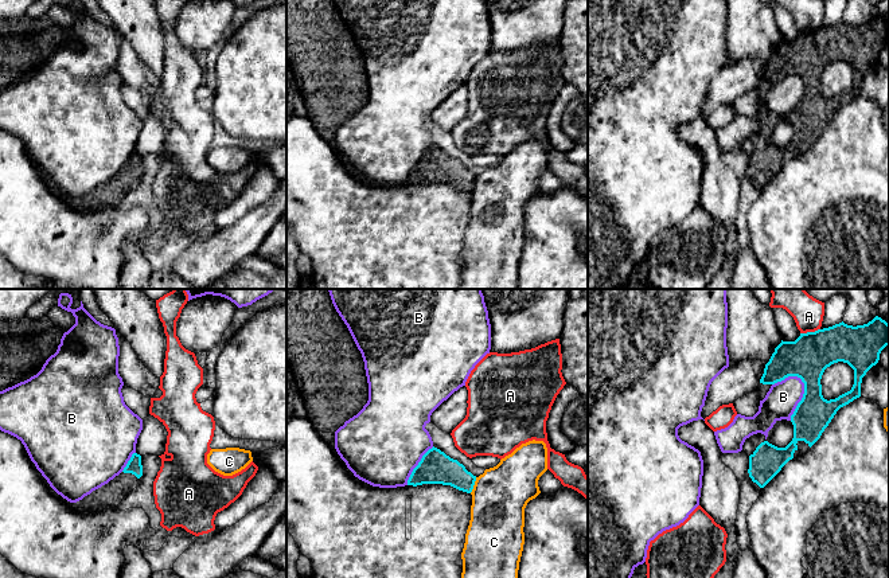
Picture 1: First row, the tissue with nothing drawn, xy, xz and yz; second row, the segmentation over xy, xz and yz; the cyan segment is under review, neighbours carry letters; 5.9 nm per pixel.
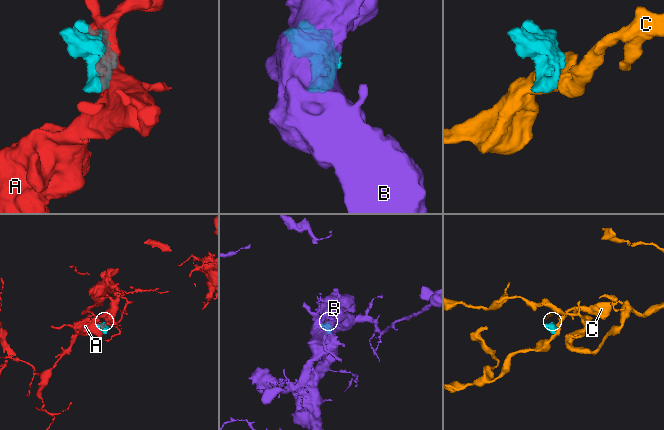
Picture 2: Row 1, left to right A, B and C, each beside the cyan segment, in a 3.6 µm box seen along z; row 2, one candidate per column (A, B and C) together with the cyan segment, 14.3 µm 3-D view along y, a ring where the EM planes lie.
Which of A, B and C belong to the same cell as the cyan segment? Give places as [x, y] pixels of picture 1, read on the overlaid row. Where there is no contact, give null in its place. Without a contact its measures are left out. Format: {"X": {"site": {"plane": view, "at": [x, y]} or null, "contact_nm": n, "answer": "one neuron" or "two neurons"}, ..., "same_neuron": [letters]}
{"A": {"site": {"plane": "yz", "at": [810, 332]}, "contact_nm": 120, "answer": "two neurons"}, "B": {"site": {"plane": "yz", "at": [802, 398]}, "contact_nm": 280, "answer": "two neurons"}, "C": {"site": {"plane": "xz", "at": [472, 485]}, "contact_nm": 100, "answer": "two neurons"}, "same_neuron": []}

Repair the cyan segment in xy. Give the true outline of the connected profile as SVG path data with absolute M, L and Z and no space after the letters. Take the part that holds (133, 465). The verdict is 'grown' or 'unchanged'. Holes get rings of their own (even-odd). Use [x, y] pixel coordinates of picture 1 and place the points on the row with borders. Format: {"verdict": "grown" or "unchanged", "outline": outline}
{"verdict": "grown", "outline": "M133 453L124 470L108 484L93 491L82 500L73 503L73 508L81 512L100 512L117 507L132 492L143 476L141 456Z"}

